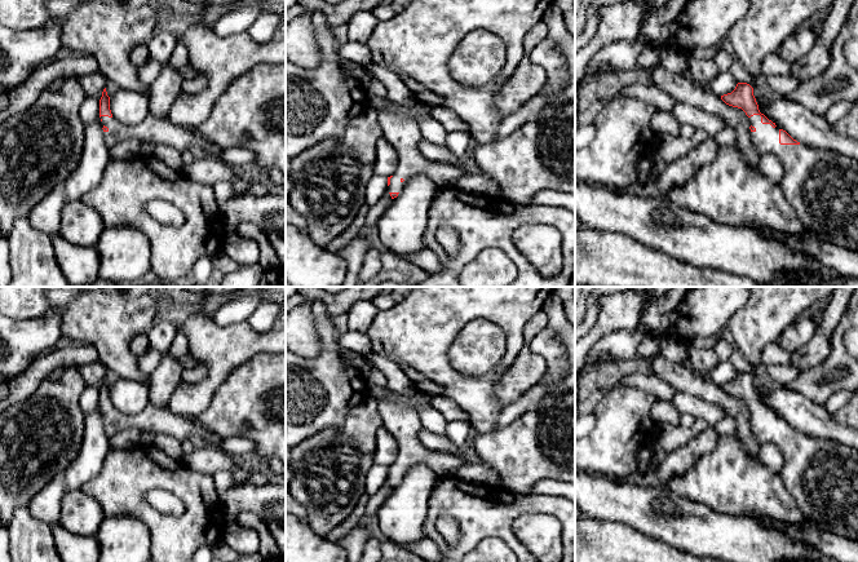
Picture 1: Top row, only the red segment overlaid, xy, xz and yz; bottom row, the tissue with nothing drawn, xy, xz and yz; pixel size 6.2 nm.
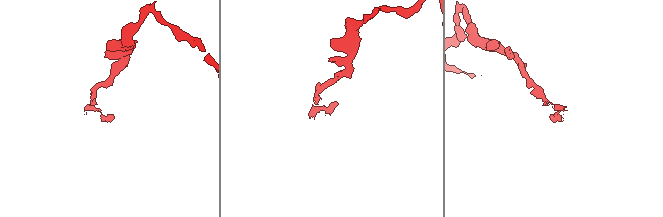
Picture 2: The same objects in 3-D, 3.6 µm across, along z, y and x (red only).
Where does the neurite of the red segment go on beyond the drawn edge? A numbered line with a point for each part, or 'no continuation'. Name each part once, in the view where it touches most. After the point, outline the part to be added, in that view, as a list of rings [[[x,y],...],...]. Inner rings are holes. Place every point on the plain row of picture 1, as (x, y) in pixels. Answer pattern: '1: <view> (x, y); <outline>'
1: yz (822, 476); [[[760,404],[747,408],[756,417],[751,428],[757,441],[761,444],[773,442],[782,451],[784,463],[779,475],[805,518],[821,530],[858,541],[858,451],[801,433],[780,434],[778,416],[762,413]]]

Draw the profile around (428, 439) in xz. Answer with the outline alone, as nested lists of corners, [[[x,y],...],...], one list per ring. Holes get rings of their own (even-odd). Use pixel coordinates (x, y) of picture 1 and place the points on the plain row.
[[[421,428],[417,437],[421,444],[429,450],[443,450],[448,453],[457,453],[459,447],[455,446],[446,435],[437,435]]]

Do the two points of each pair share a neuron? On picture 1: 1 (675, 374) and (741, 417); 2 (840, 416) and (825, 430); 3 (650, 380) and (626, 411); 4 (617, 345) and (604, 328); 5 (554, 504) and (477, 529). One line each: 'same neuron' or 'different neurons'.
1: same neuron
2: different neurons
3: different neurons
4: different neurons
5: same neuron

